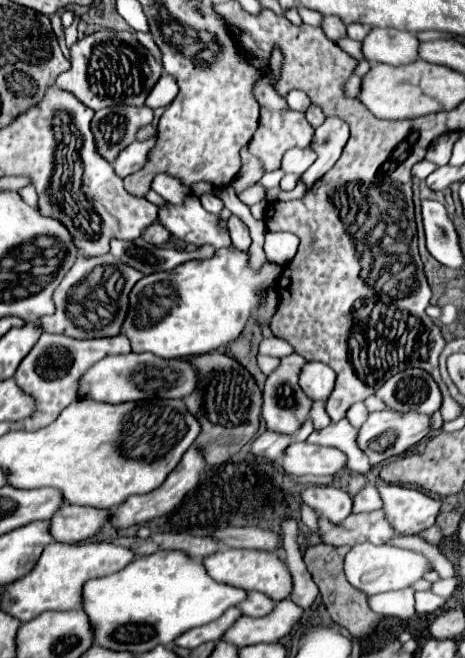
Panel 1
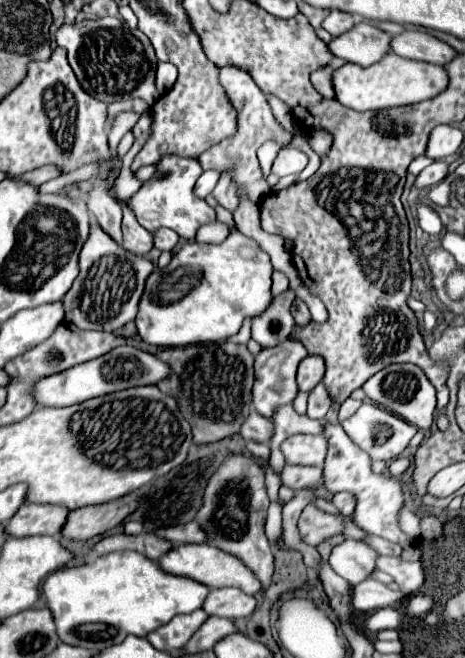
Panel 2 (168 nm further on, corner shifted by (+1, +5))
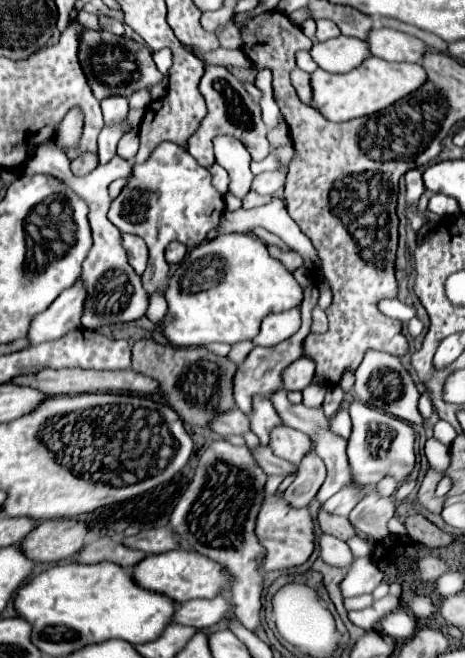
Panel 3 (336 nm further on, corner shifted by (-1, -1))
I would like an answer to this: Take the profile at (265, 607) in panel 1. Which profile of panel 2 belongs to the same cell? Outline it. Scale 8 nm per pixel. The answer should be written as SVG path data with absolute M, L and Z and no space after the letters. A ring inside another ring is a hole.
M229 587L229 589L213 589L207 595L207 601L203 603L203 611L209 613L209 617L227 617L227 619L239 619L249 617L255 609L257 601L251 595L245 595L243 591Z

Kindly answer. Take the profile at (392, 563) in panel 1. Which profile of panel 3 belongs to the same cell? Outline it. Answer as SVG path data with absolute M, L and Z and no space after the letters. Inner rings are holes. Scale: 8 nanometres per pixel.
M323 533L319 539L319 545L321 545L321 559L331 567L349 569L351 563L355 561L355 557L351 555L351 549L347 547L345 541L339 541L339 539Z

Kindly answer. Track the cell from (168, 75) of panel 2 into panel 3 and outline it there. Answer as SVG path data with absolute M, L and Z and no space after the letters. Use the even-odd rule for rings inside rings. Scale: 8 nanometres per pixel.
M161 49L161 51L157 51L157 53L153 55L153 59L155 59L157 69L159 69L165 77L169 77L169 69L171 69L171 51L169 51L169 49Z

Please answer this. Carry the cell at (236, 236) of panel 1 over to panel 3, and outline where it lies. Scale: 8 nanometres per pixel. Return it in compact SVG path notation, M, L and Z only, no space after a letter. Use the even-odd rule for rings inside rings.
M219 137L213 139L215 145L215 161L229 173L229 191L235 197L245 197L253 183L253 173L249 169L251 155L243 147L241 141L233 137Z

